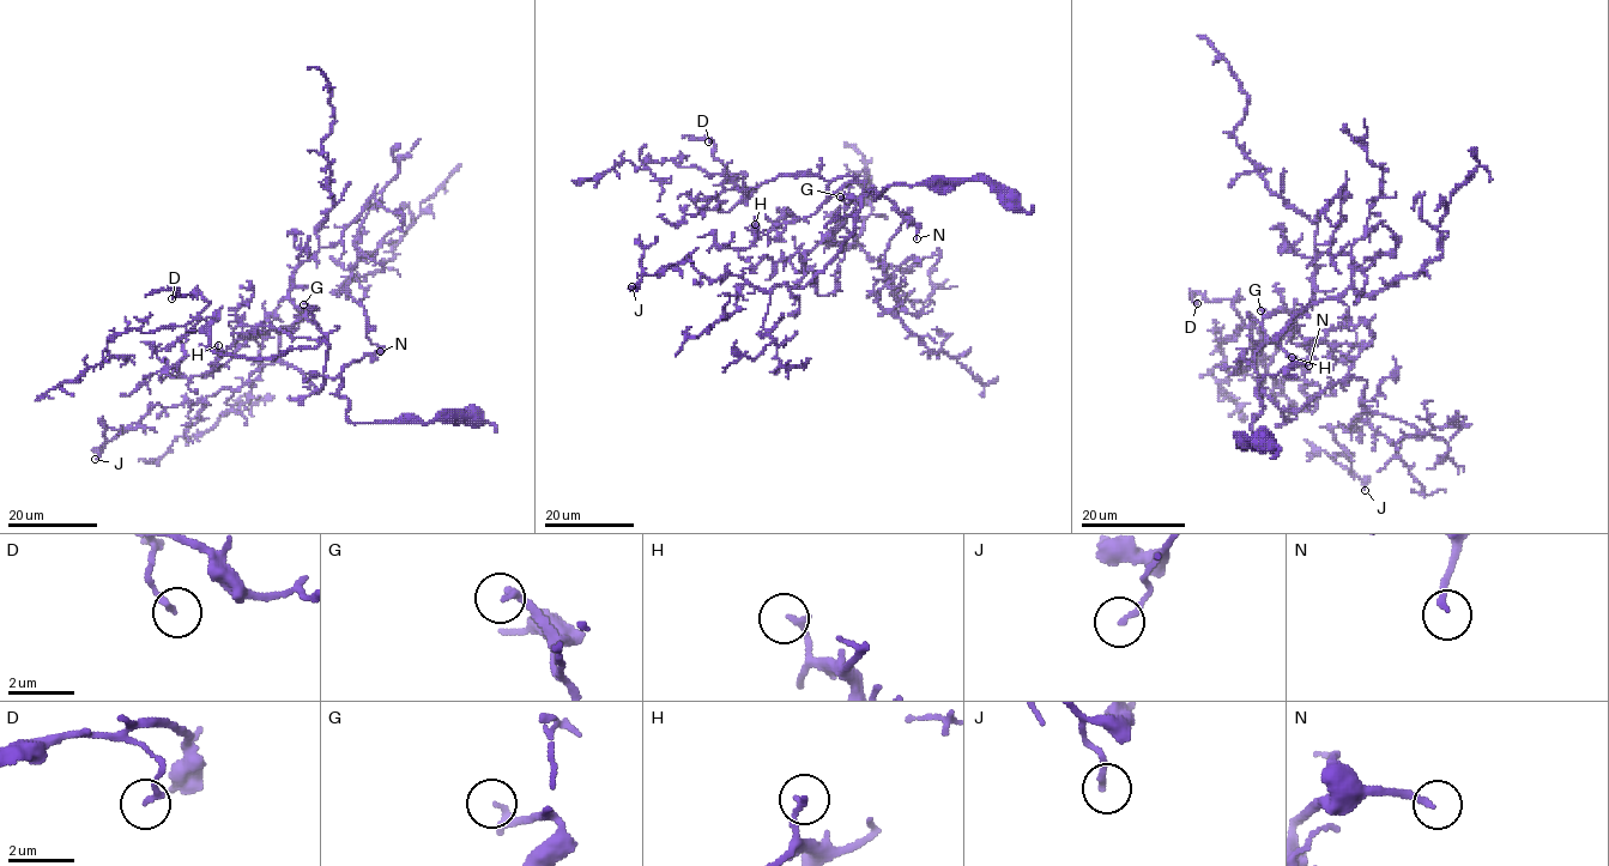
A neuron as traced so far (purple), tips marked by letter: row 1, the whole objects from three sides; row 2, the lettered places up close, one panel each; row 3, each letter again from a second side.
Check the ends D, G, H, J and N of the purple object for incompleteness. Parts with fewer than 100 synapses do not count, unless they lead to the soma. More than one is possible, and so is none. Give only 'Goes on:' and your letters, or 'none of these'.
Goes on: G, N

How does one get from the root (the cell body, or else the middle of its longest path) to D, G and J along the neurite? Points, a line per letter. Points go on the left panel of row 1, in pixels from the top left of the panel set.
D: (473, 417), (351, 422), (324, 343), (222, 355), (215, 318), (198, 316), (209, 303), (171, 298)
G: (473, 417), (351, 422), (349, 401), (338, 393), (342, 380), (324, 374), (327, 337), (303, 304)
J: (473, 417), (351, 422), (339, 377), (319, 389), (273, 363), (235, 389), (153, 404), (95, 459)

